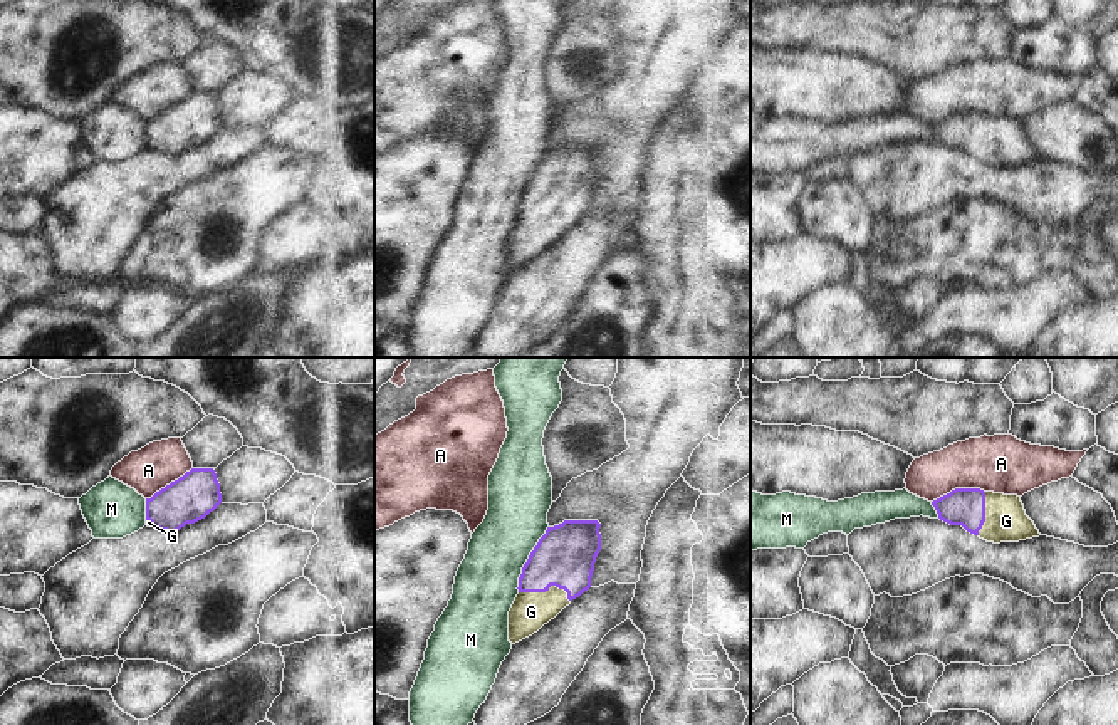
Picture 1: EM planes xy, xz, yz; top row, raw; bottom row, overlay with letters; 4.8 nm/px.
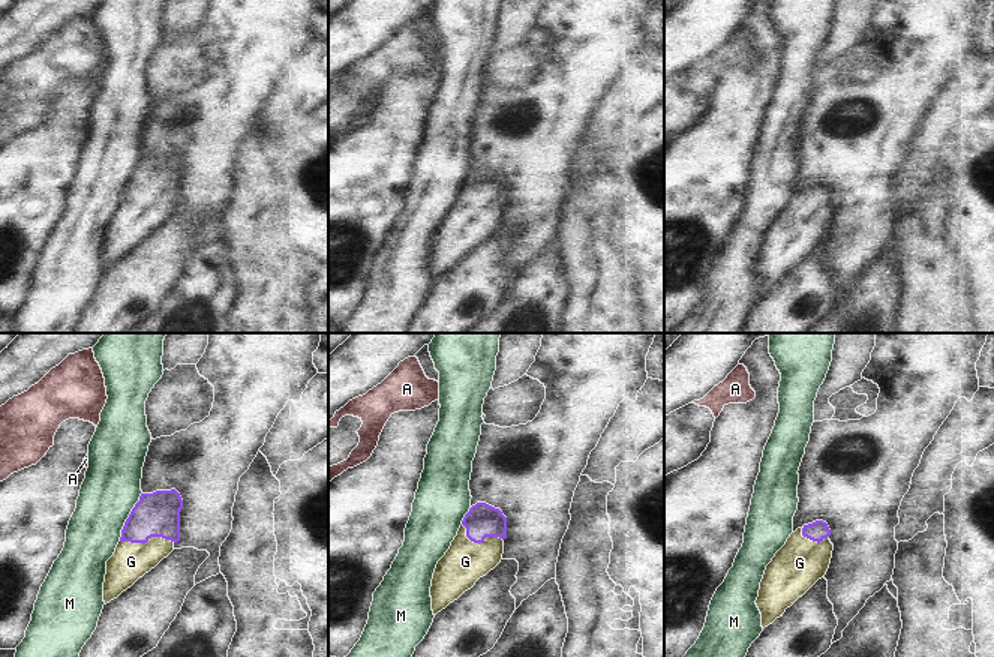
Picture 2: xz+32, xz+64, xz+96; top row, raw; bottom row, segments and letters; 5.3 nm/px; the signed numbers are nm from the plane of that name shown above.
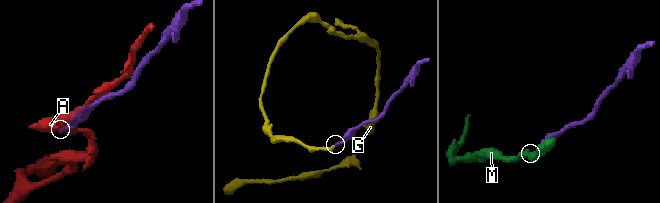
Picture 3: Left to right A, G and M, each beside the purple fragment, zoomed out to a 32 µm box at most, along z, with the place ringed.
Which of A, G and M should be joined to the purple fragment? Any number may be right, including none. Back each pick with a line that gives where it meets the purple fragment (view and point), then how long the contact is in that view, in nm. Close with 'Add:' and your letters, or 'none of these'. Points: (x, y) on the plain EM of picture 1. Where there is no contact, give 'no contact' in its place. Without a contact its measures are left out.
G: xz (548, 213) | 260 nm
Add: G

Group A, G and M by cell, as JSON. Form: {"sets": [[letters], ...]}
{"sets": [["A"], ["G"], ["M"]]}

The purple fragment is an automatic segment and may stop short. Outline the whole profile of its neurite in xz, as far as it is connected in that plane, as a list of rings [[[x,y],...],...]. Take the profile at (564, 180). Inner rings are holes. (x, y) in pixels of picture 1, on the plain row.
[[[564,144],[547,151],[522,191],[519,218],[509,235],[509,265],[512,269],[537,257],[591,211],[594,186],[601,175],[599,151],[598,144]]]

